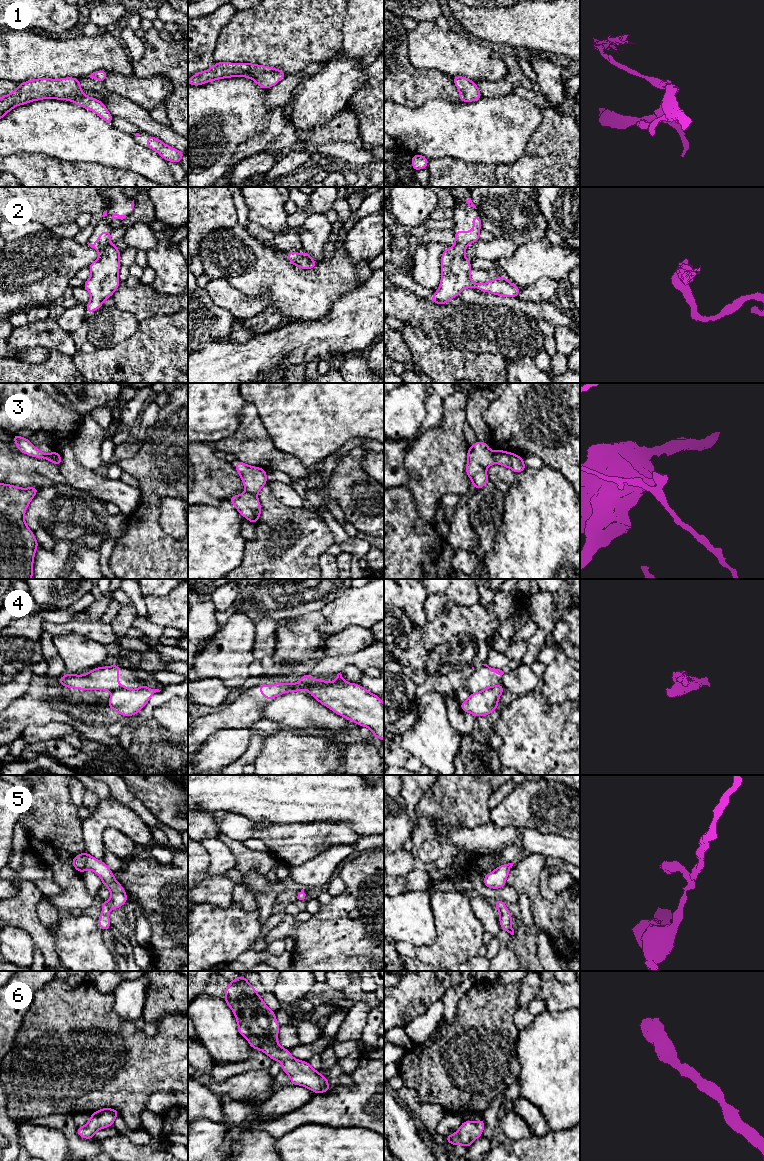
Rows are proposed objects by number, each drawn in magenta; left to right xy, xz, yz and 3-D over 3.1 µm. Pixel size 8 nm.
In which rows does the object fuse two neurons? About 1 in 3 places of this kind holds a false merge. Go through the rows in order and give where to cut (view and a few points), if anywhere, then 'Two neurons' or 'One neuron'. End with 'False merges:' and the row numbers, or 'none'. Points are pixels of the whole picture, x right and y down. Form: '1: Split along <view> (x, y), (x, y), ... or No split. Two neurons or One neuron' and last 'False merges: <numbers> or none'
1: No split. One neuron
2: No split. One neuron
3: Split along xz (246, 491), (256, 495). Two neurons
4: Split along xy (127, 688), (117, 688), (112, 692). Two neurons
5: No split. One neuron
6: No split. One neuron
False merges: 3, 4

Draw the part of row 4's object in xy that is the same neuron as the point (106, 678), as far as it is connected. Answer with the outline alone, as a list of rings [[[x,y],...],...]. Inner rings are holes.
[[[116,664],[97,667],[84,675],[65,673],[57,684],[79,690],[93,689],[113,692],[117,689],[127,689],[127,686],[118,684],[120,668],[121,666]]]

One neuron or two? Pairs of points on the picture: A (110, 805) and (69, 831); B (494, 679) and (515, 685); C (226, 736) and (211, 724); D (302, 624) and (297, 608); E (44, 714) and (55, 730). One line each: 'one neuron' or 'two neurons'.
A: two neurons
B: two neurons
C: two neurons
D: two neurons
E: two neurons

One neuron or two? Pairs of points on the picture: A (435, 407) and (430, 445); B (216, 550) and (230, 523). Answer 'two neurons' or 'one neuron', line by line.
A: two neurons
B: one neuron

